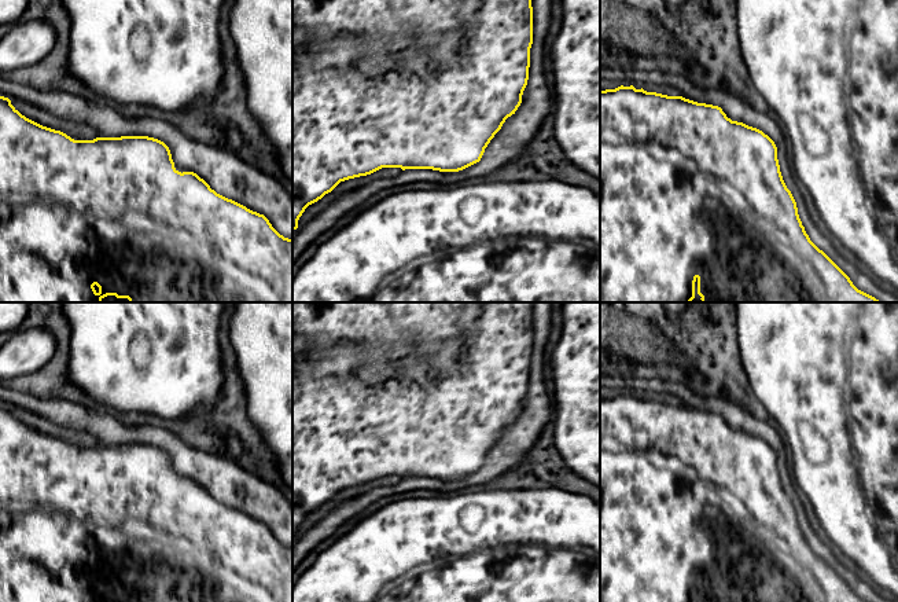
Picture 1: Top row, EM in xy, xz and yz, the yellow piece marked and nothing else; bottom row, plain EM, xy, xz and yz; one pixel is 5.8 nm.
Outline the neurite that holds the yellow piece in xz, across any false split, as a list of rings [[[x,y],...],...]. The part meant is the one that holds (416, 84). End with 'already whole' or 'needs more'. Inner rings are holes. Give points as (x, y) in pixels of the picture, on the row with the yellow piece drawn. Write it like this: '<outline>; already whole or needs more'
[[[292,0],[292,230],[305,209],[341,181],[382,168],[459,172],[481,161],[485,148],[522,103],[533,44],[531,0]]]; already whole

